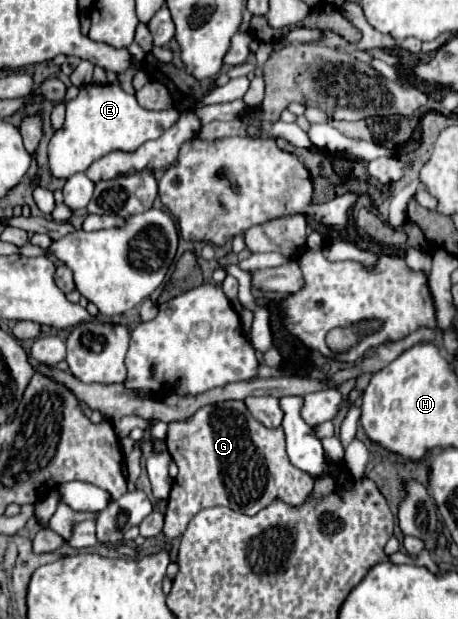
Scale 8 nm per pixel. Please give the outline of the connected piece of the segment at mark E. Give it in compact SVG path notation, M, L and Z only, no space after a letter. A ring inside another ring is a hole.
M83 85L79 95L67 103L67 117L63 129L55 131L49 141L49 165L51 175L57 179L69 179L79 171L87 171L89 165L111 151L137 151L145 141L157 139L163 131L175 125L179 119L177 109L149 111L143 109L135 95L125 93L119 85Z

